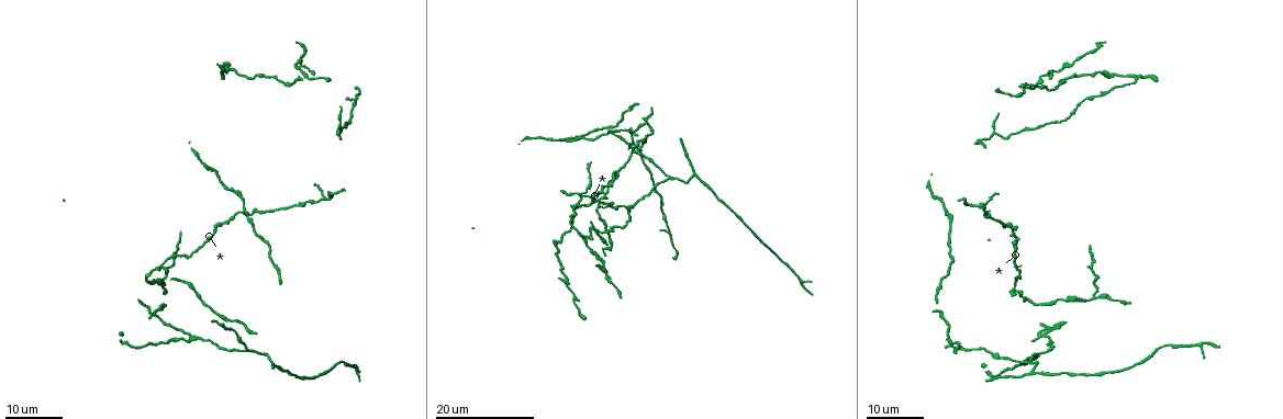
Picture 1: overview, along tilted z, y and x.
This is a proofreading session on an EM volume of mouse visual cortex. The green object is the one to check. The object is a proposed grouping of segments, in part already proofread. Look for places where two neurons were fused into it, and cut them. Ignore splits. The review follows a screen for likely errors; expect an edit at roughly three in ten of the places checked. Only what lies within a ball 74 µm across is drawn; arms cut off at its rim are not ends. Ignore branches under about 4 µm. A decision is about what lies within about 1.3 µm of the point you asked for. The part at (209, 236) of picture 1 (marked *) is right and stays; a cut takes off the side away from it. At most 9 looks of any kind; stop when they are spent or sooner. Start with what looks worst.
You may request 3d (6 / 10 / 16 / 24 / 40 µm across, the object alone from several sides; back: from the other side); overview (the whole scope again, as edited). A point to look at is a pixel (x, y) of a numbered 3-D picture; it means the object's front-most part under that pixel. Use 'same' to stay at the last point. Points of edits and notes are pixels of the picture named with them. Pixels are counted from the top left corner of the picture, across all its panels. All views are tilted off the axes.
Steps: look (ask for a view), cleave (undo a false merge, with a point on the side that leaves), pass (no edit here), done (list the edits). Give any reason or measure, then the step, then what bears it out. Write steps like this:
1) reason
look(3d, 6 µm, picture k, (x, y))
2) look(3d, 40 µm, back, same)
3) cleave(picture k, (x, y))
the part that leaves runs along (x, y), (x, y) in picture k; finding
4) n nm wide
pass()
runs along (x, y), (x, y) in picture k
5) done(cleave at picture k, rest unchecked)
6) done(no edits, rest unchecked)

a fork
look(3d, 24 µm, picture 1, (605, 269))

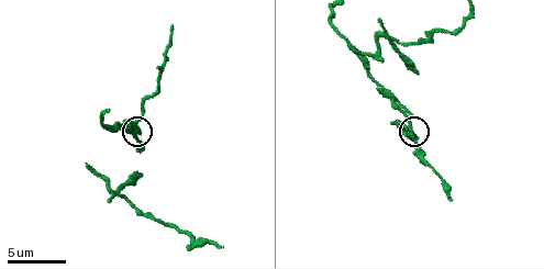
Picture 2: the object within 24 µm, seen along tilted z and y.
look(3d, 6 µm, picture 2, (410, 137))

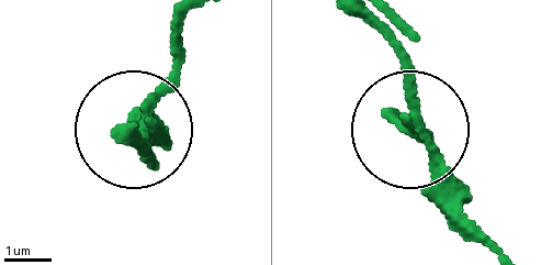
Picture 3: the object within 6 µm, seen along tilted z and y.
180 nm wide
pass()
runs along (351, 10), (395, 58), (469, 238) in picture 3; one neuron here

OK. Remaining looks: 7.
two arms in line, one across
look(3d, 24 µm, picture 1, (670, 178))

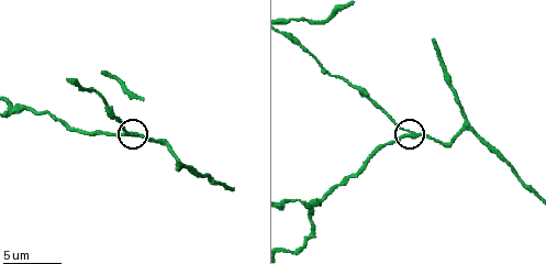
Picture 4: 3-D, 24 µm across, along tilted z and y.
look(3d, 10 µm, picture 4, (133, 134))

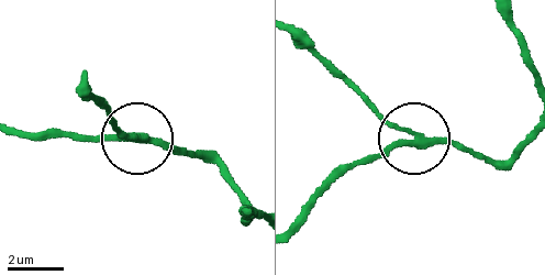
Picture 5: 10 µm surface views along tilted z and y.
pass()
runs along (297, 215), (332, 180), (404, 142), (404, 130), (364, 94) in picture 5; all the same neuron

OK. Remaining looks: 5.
three arms meet
look(3d, 10 µm, picture 4, (469, 129))

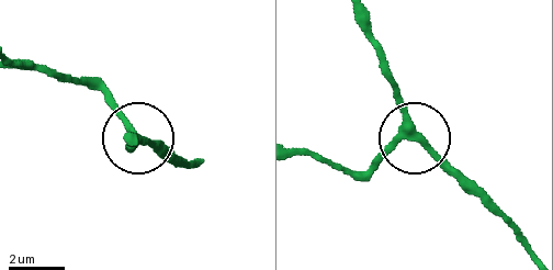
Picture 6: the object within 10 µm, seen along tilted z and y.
look(3d, 10 µm, back, picture 6, (416, 134))

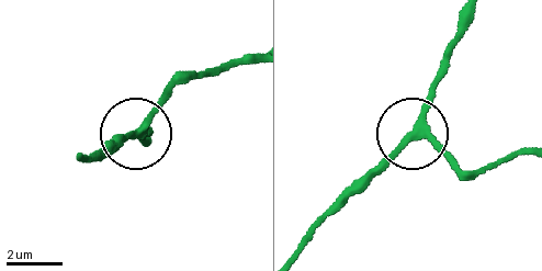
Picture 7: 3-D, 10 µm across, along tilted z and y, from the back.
3 arms
pass()
runs along (527, 155), (470, 170), (420, 136), (415, 123), (442, 80) in picture 7; one neuron here

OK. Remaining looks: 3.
three arms meet
look(3d, 10 µm, picture 2, (393, 43))

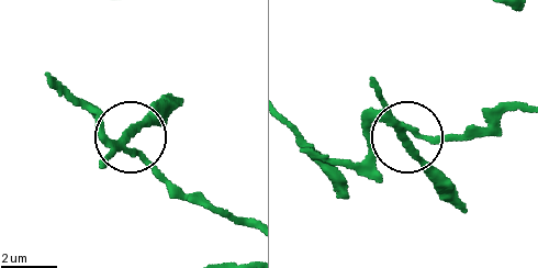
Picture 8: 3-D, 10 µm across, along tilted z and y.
other side
look(3d, 10 µm, back, picture 8, (404, 132))

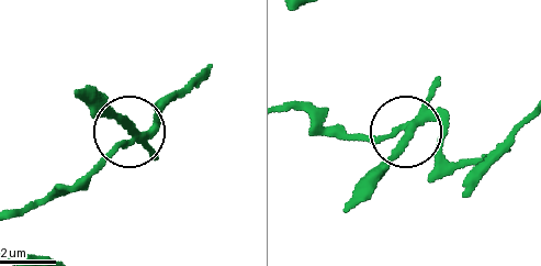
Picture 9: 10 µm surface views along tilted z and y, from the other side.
210 nm wide
cleave(picture 9, (126, 122))
the part that leaves runs along (134, 135), (108, 113), (88, 110), (77, 90) in picture 9; a second neuron is stuck on

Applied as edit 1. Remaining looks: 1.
done(cleave at picture 9, rest unchecked)

